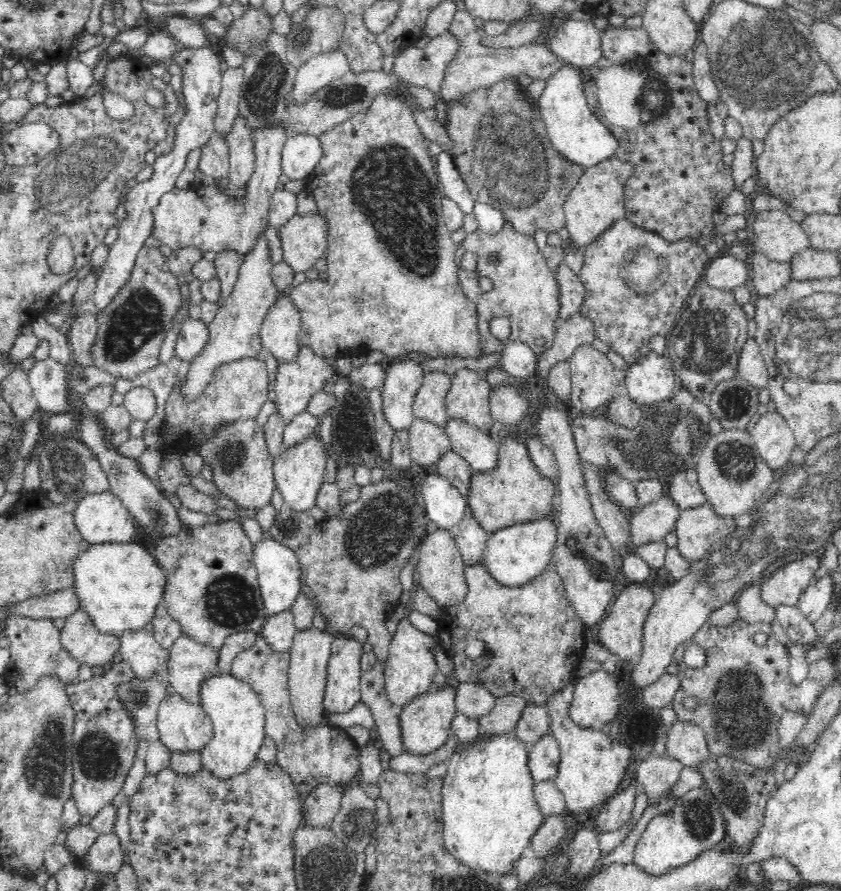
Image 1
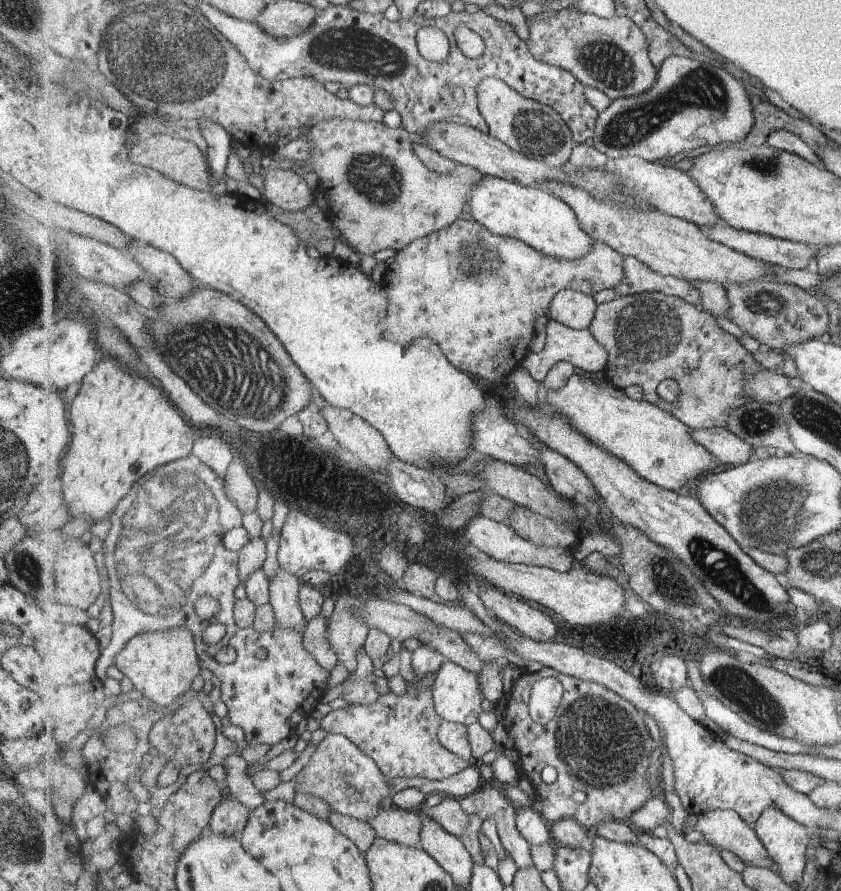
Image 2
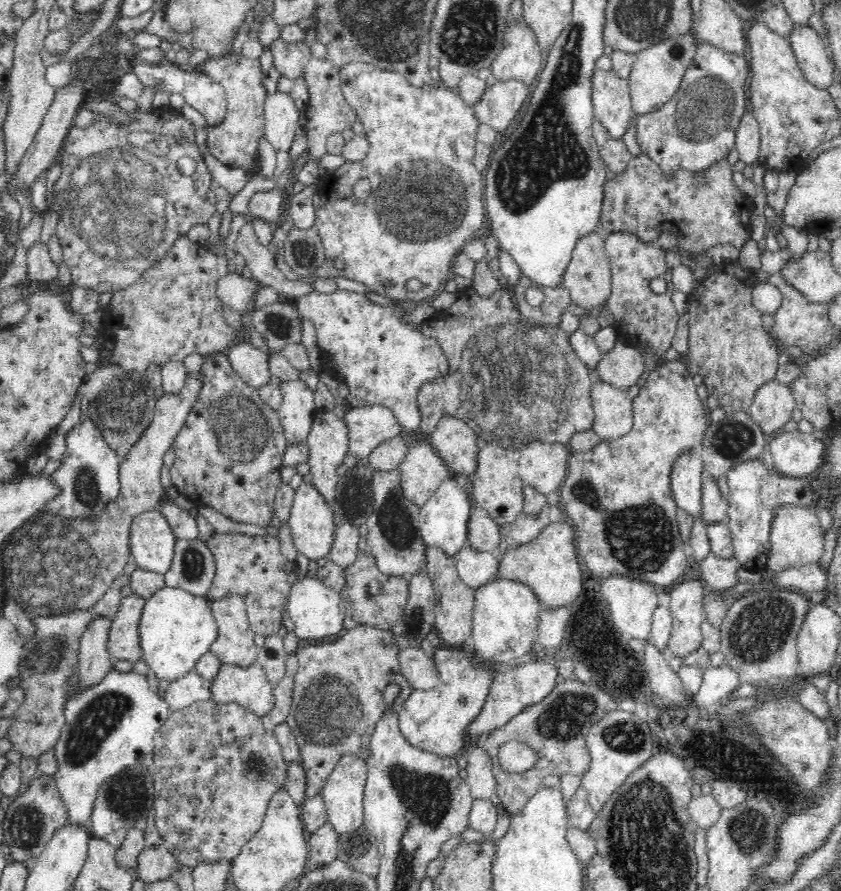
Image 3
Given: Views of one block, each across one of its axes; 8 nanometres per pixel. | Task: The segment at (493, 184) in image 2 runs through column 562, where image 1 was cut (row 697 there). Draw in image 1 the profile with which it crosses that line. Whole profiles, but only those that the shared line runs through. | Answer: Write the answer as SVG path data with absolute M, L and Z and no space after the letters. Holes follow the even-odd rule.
M231 672L212 673L200 683L200 705L212 728L211 737L199 750L201 766L224 778L257 762L256 753L265 735L265 710L249 684Z

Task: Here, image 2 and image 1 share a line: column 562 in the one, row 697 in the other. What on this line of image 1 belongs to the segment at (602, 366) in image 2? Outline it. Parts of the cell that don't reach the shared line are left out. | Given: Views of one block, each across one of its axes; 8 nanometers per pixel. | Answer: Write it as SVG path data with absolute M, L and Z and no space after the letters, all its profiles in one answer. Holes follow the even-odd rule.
M339 634L332 645L324 687L326 715L349 712L361 702L360 658L363 649L363 644L344 634Z

